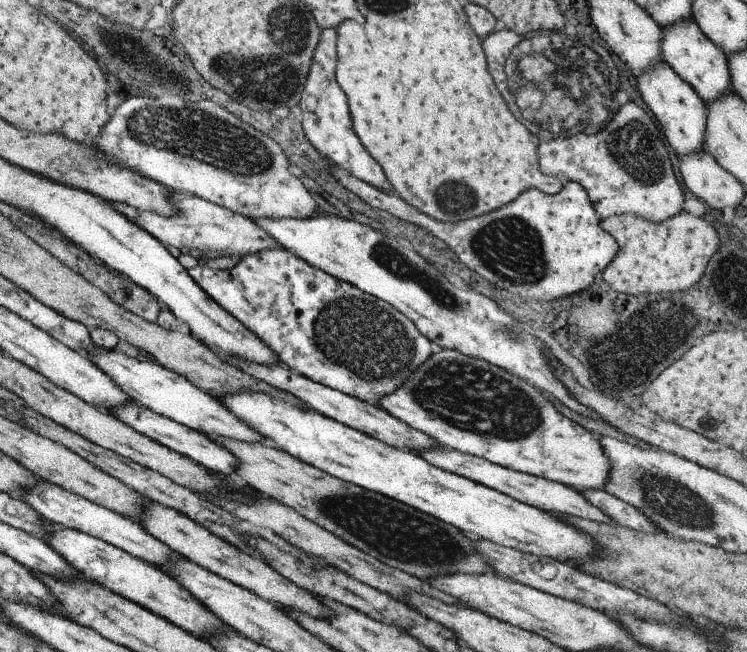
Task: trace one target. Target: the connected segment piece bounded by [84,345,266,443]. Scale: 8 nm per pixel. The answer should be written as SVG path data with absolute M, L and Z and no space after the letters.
M96 345L93 350L87 350L84 355L91 364L95 364L101 372L105 372L113 380L113 384L119 390L123 390L133 403L151 410L158 416L173 420L208 437L223 436L240 442L266 443L263 441L263 436L259 436L253 428L249 428L237 416L231 416L231 412L223 408L223 404L217 400L217 397L210 396L207 392L192 386L183 376L166 370L154 361L139 361L135 357L125 356L123 352L118 352L116 349L107 350Z

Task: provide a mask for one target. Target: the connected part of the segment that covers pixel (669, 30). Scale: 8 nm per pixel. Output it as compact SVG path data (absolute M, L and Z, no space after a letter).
M692 18L660 27L660 31L659 58L665 61L681 80L690 84L705 104L731 91L727 55L699 30Z

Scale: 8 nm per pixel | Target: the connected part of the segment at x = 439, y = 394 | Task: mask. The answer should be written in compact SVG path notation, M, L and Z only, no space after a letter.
M442 349L441 351L431 354L419 368L414 372L411 372L407 376L407 380L403 380L403 384L399 388L395 388L395 392L387 394L387 396L381 396L375 404L377 408L383 409L387 414L391 414L393 418L401 420L401 423L407 424L409 428L423 432L426 436L429 436L431 440L435 440L438 445L461 452L462 454L472 455L484 460L489 463L497 464L498 466L516 471L526 473L535 477L541 477L550 481L555 481L569 488L575 489L576 491L601 491L608 479L610 474L610 462L603 452L602 446L598 435L595 433L585 430L582 426L579 426L576 422L569 420L566 416L563 416L552 403L547 396L543 396L533 386L530 386L525 380L517 378L517 376L507 373L505 370L492 366L479 358L471 358L471 356L464 356L459 352L452 349Z

